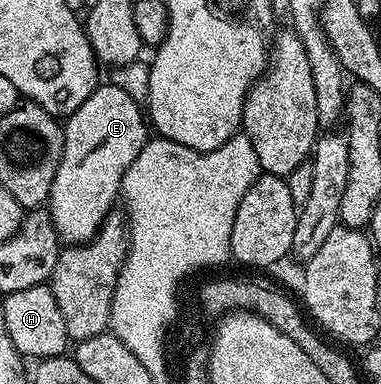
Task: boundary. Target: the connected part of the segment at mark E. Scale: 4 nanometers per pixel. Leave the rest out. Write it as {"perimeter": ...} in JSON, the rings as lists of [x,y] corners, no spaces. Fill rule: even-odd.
{"perimeter":[[[108,82],[97,85],[95,91],[82,102],[82,106],[65,119],[63,130],[63,154],[60,155],[59,166],[51,182],[46,210],[51,214],[56,236],[61,243],[71,246],[92,240],[100,231],[105,218],[113,211],[114,202],[116,200],[117,203],[120,196],[119,190],[125,171],[148,139],[148,126],[139,101],[130,97],[130,94],[116,83]]]}

